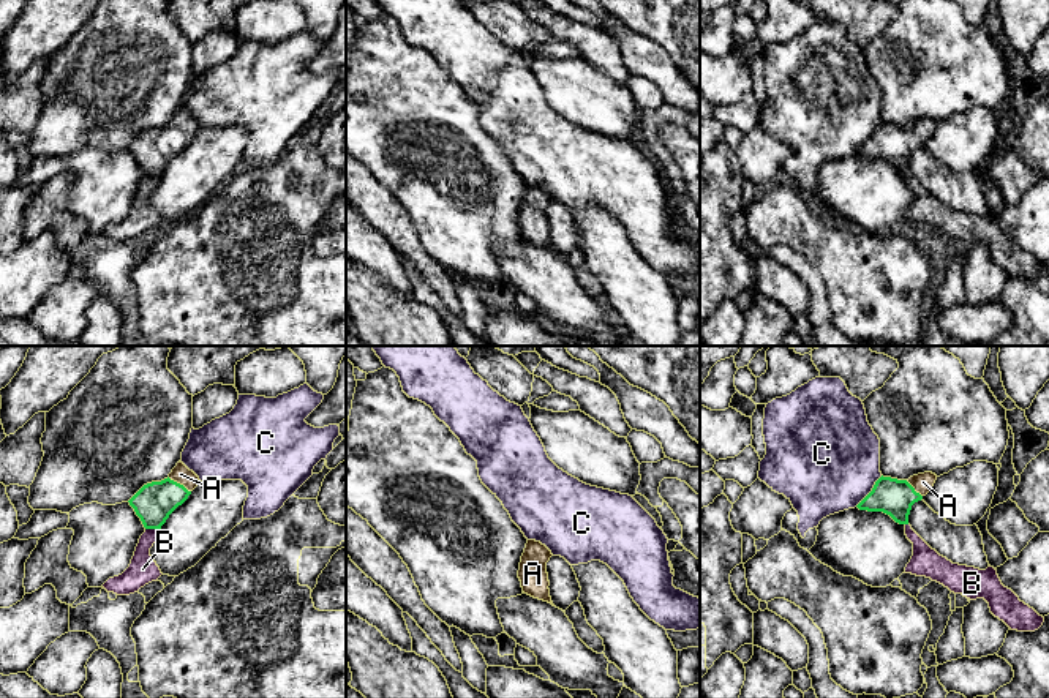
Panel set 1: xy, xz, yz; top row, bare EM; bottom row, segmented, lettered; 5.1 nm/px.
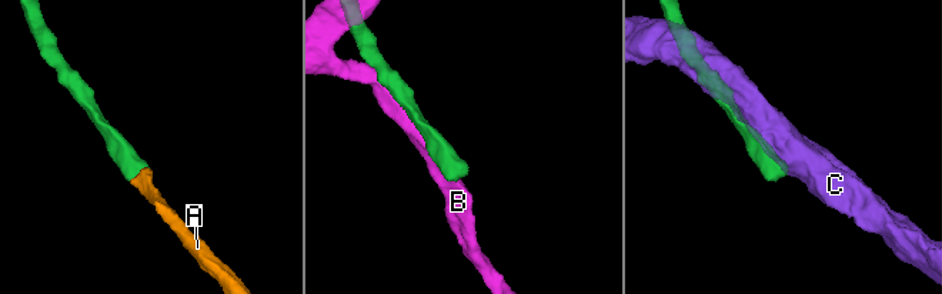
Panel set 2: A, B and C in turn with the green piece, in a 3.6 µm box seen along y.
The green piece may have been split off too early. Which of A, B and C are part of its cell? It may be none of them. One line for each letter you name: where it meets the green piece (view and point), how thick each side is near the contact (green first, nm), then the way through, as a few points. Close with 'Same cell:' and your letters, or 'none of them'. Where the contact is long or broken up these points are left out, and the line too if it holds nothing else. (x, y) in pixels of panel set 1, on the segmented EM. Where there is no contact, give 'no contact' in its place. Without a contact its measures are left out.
A: contact xy (179, 484); calibres 200 and 90 nm; way xy (154, 502), (166, 496), (179, 484), (180, 474)
Same cell: A

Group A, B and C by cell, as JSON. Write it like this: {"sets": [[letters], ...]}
{"sets": [["A"], ["B"], ["C"]]}

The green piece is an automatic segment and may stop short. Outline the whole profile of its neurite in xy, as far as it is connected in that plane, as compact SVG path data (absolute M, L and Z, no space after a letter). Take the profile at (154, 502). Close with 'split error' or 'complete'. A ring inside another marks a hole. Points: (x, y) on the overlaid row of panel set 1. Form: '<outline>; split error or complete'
M180 461L167 478L144 485L128 502L145 529L161 529L199 482L199 477Z; split error

